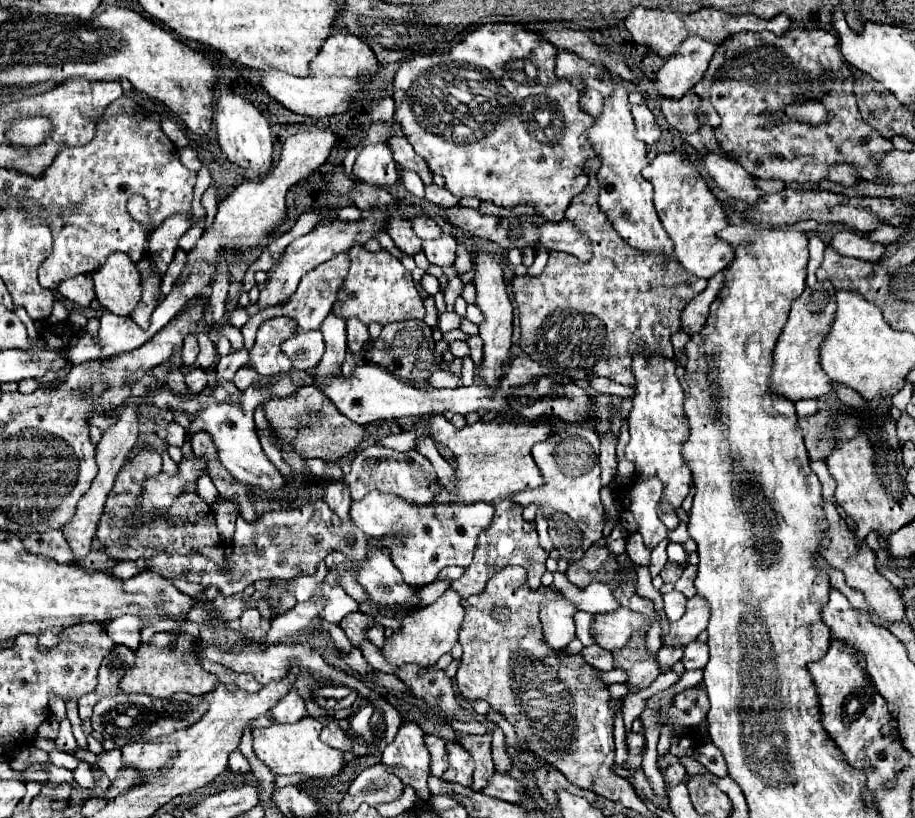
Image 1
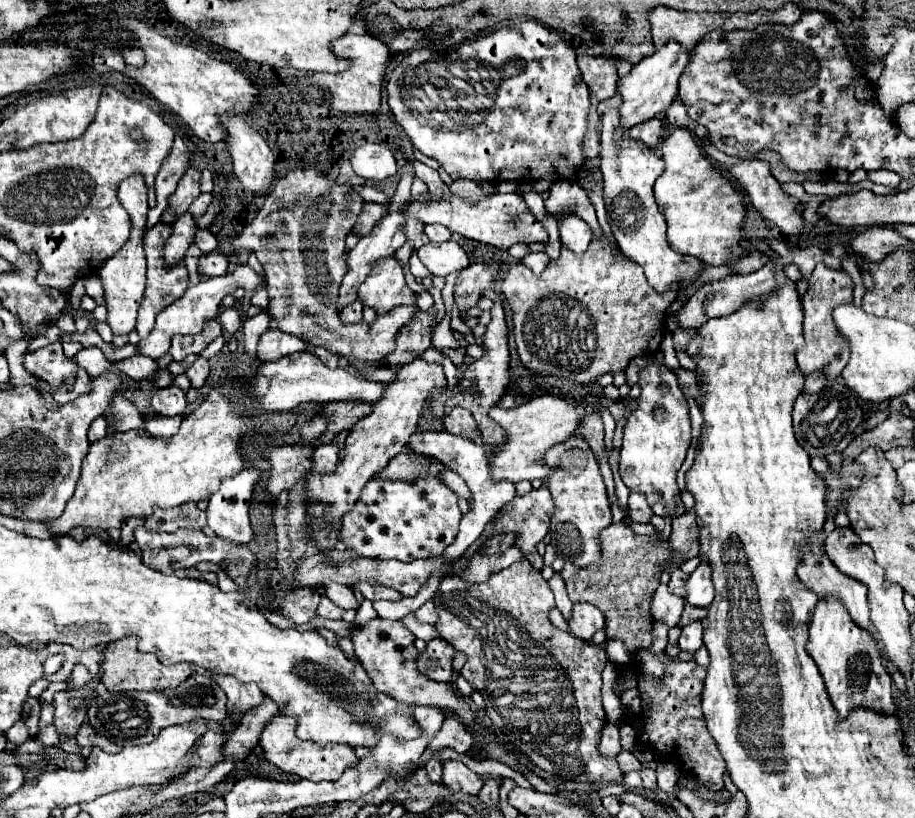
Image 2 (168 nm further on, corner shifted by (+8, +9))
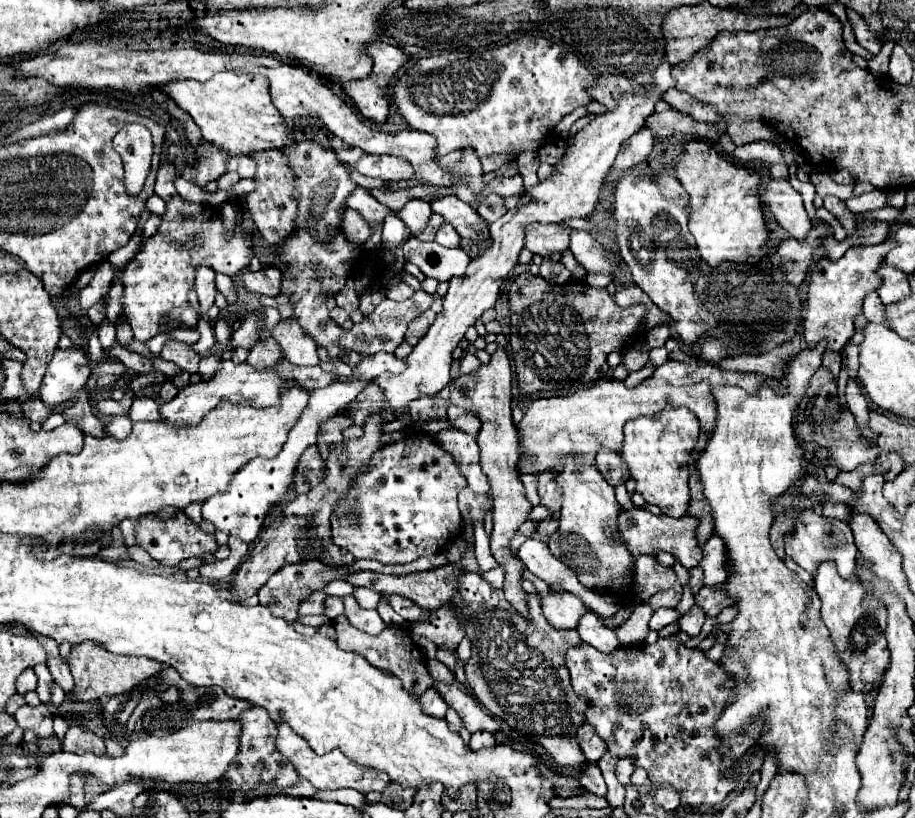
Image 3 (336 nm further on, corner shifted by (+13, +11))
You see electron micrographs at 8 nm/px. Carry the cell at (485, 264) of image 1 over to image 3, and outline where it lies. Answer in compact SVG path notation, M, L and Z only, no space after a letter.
M498 349L492 355L492 361L488 365L482 365L476 373L470 375L460 375L458 379L450 381L438 395L434 397L420 397L412 401L410 409L412 413L426 415L426 417L446 417L446 407L456 405L466 411L472 411L478 415L478 419L484 423L480 433L478 433L478 447L480 447L480 463L482 471L486 473L490 481L490 495L494 499L494 531L490 537L490 549L494 559L500 563L500 567L506 573L504 579L504 593L506 599L512 603L512 607L528 619L528 601L526 601L526 591L522 589L522 573L524 573L524 563L520 557L510 549L510 541L520 529L520 525L528 519L528 513L532 511L532 503L526 499L524 485L520 481L520 443L518 443L518 431L512 423L512 371L510 371L510 361L506 351Z

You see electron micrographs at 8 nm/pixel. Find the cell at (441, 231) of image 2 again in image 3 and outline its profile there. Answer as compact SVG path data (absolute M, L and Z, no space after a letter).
M446 223L444 227L440 227L440 233L436 233L436 241L440 243L440 245L444 245L444 247L448 247L448 249L454 249L454 247L458 247L460 245L460 235L456 233L456 229L450 225L450 223Z

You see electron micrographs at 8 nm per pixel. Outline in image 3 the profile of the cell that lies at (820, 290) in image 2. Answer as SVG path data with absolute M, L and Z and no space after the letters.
M892 237L878 245L858 245L850 247L844 257L838 261L820 259L812 273L810 273L810 289L808 289L808 301L806 301L806 319L804 319L804 337L808 347L816 347L818 341L826 339L828 349L842 351L842 347L850 341L854 335L854 317L862 313L864 297L878 291L882 277L878 275L880 265L884 263L888 251L896 245Z

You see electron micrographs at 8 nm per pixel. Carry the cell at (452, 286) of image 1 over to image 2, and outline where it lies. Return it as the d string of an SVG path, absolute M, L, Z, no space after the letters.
M455 302L453 304L450 326L452 330L458 331L463 335L472 334L472 330L469 329L469 327L467 327L466 325L464 325L463 321L460 319L457 304Z

